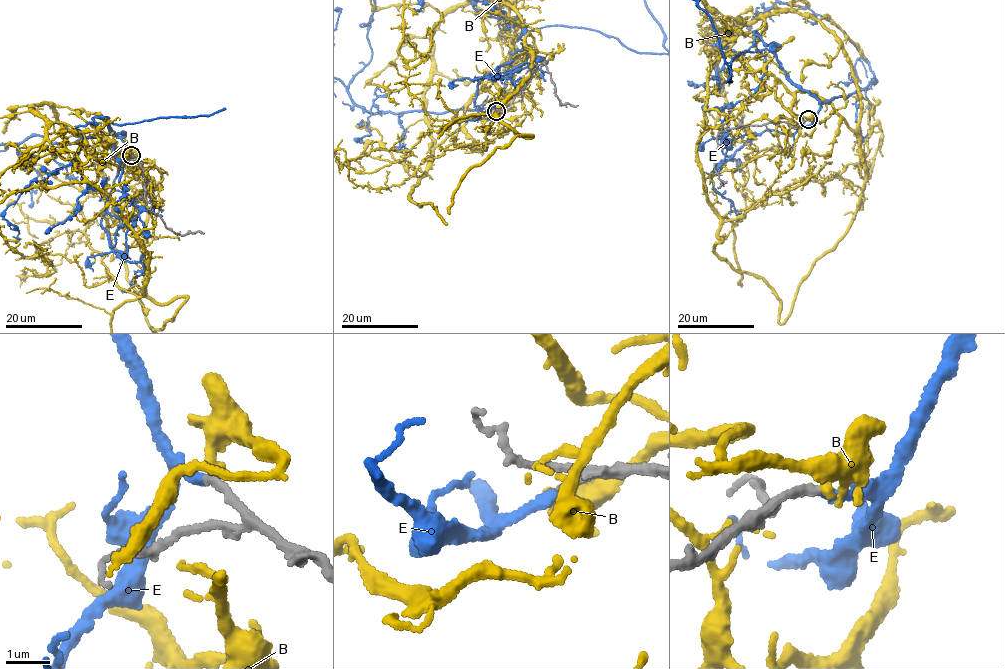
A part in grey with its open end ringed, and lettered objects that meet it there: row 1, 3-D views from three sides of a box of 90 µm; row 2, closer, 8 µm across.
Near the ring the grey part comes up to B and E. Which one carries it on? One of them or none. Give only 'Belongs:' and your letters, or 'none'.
Belongs: E

